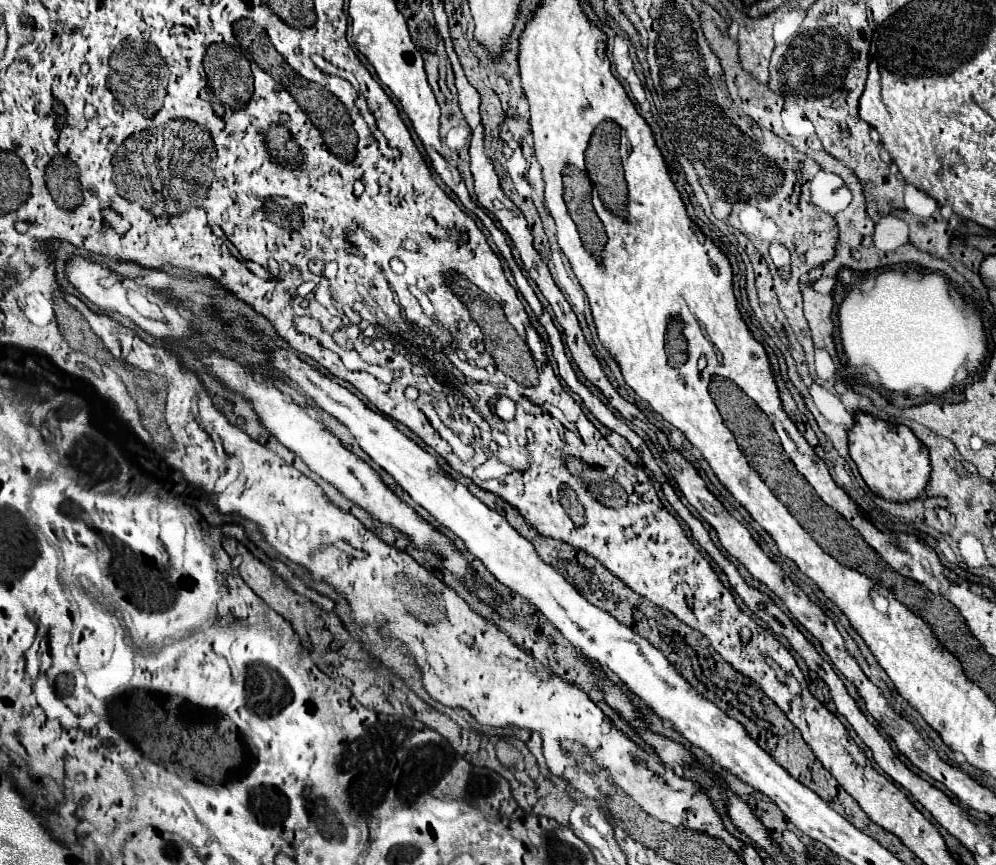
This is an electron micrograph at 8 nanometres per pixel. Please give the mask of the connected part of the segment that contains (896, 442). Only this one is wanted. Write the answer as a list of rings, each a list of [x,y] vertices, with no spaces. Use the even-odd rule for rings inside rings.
[[[858,414],[854,428],[848,432],[850,456],[858,466],[868,488],[888,502],[912,502],[926,494],[932,466],[928,448],[904,424],[888,424],[868,414]]]

